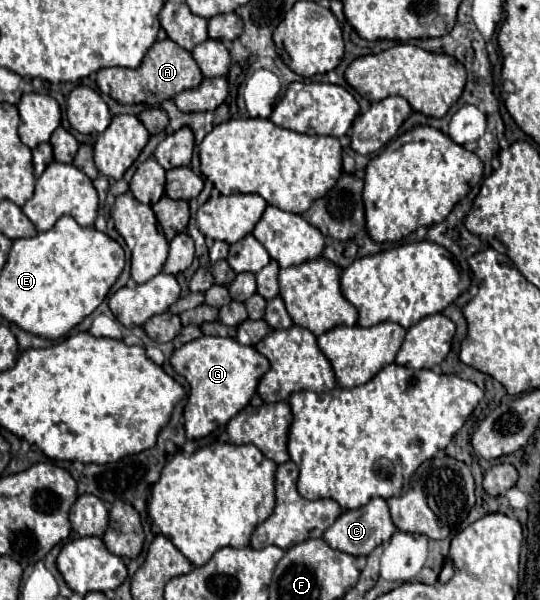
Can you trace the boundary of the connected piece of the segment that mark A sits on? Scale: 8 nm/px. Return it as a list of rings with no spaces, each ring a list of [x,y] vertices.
[[[170,39],[156,41],[150,51],[144,55],[140,67],[128,69],[128,67],[104,67],[98,71],[96,83],[102,93],[110,95],[118,103],[132,105],[132,103],[146,103],[146,105],[160,105],[166,99],[172,99],[176,93],[184,89],[198,87],[202,83],[202,71],[196,65],[190,51],[182,49]]]

